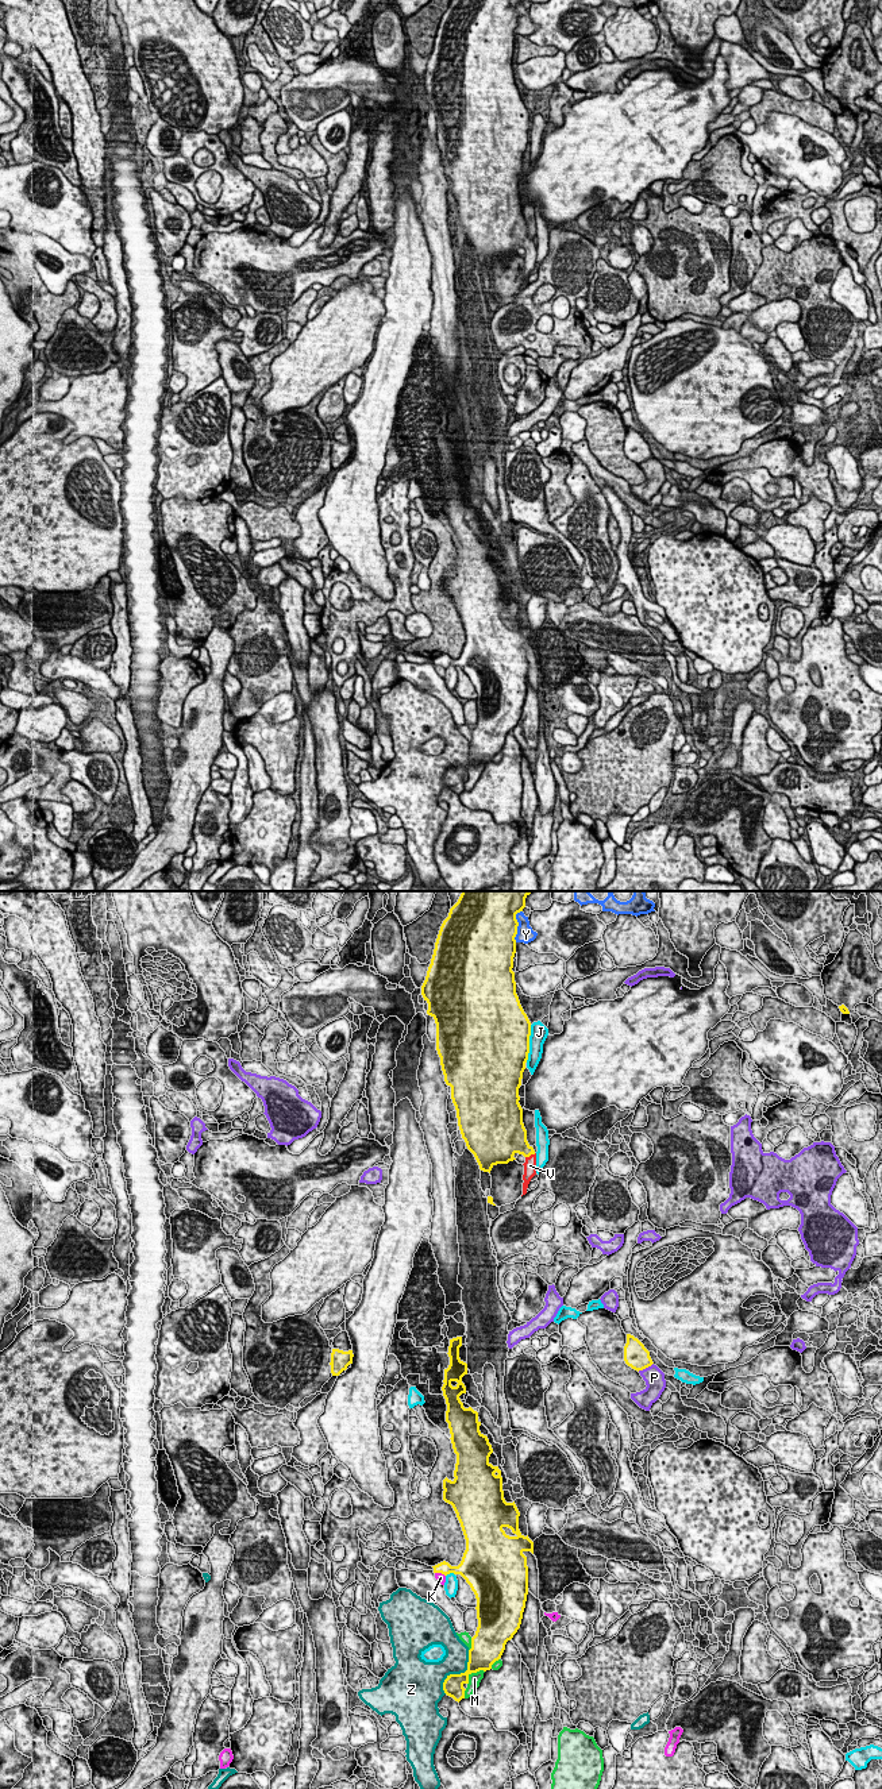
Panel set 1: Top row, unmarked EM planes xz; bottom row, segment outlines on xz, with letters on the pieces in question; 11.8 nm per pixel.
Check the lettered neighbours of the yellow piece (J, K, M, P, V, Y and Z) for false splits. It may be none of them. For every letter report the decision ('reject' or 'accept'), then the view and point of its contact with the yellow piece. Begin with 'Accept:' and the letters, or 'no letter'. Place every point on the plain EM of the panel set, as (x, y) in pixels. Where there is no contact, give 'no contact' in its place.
Accept: V
J: reject | xz (528, 137)
K: reject | xz (440, 664)
M: reject | xz (472, 764)
P: reject | xz (644, 461)
V: accept | xz (530, 247)
Y: reject | xz (517, 18)
Z: reject | xz (458, 767)

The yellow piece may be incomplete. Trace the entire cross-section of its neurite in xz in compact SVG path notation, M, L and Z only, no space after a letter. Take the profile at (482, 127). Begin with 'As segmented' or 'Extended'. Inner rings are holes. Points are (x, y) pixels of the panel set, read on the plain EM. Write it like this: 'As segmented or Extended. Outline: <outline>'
Extended. Outline: M451 0L443 14L421 88L428 96L427 107L436 116L436 143L444 174L451 180L451 192L457 203L458 219L467 242L474 247L479 262L492 263L497 257L516 252L516 246L525 250L523 288L536 267L536 246L527 234L519 181L529 146L531 115L516 86L513 50L519 15L516 7L524 0Z

